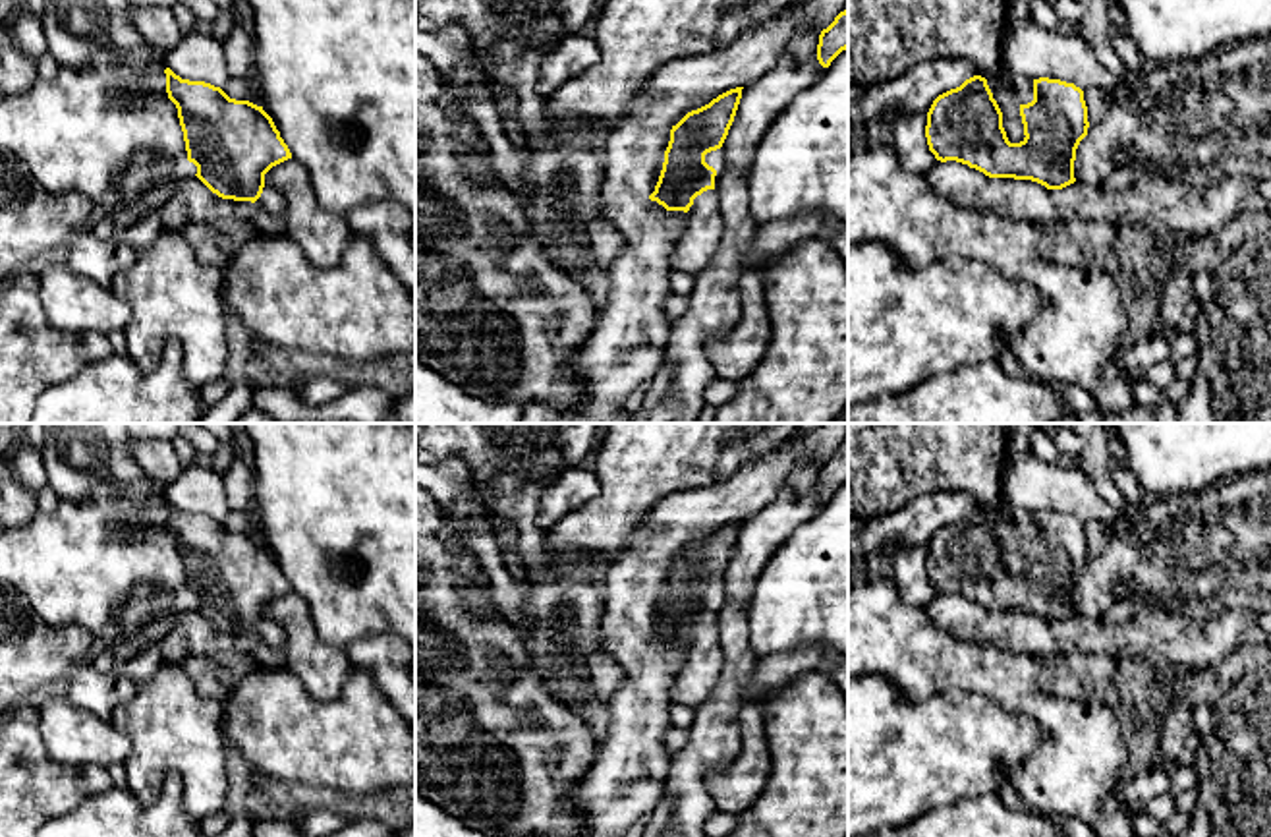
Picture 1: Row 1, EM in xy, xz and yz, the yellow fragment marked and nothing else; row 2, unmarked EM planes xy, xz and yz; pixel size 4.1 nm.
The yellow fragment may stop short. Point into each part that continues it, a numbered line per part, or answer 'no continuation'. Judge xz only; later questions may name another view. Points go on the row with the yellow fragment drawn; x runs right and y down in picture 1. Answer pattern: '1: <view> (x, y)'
1: xz (715, 159)
2: xz (694, 250)

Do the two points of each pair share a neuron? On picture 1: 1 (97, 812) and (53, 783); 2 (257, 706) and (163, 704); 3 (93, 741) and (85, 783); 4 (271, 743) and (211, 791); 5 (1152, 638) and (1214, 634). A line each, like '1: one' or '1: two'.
1: two
2: two
3: two
4: two
5: one

